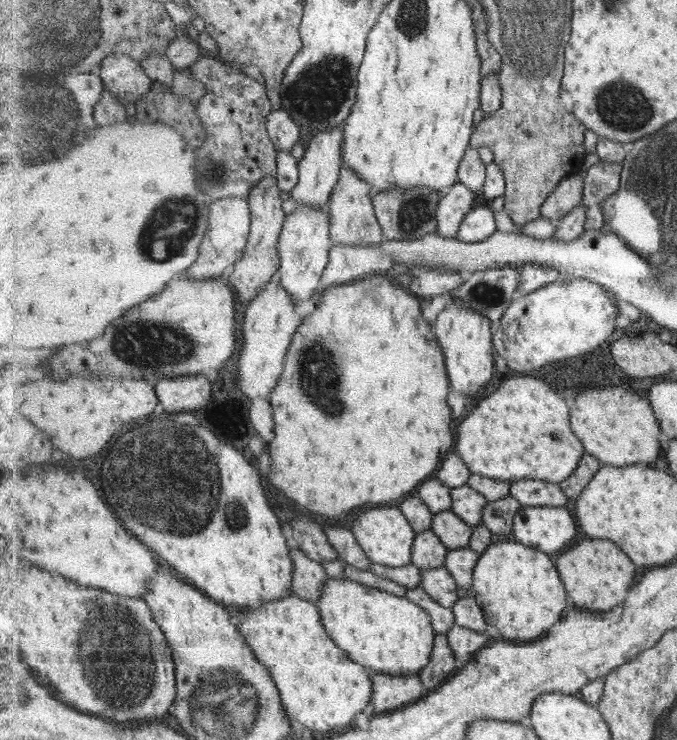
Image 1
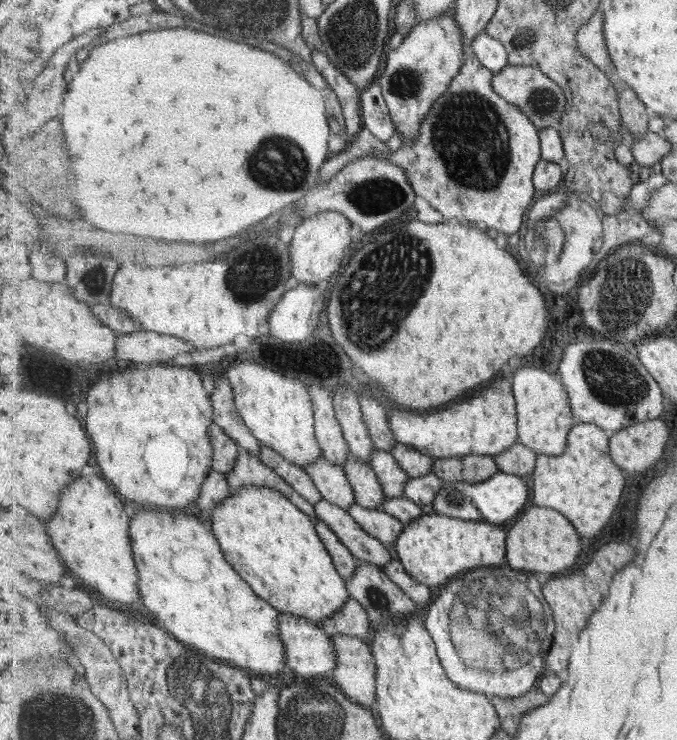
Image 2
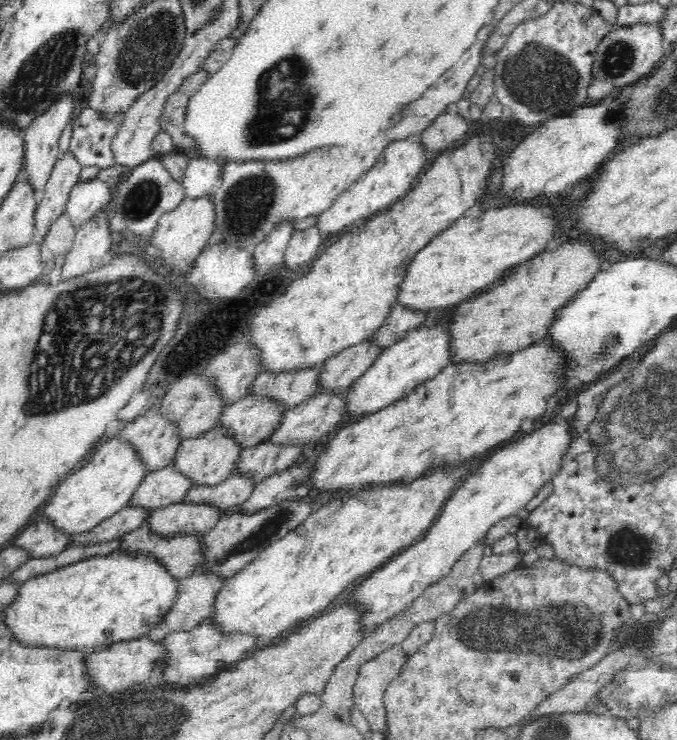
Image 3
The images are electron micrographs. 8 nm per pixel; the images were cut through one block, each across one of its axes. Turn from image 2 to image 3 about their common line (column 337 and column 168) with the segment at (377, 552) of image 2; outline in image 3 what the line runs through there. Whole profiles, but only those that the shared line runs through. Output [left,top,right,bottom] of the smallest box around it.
[147,502,227,537]

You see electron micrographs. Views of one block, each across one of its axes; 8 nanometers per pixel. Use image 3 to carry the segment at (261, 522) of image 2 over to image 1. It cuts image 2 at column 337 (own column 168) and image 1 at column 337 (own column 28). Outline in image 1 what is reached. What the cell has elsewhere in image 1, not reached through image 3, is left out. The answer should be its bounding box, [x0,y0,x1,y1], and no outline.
[316,578,436,677]

